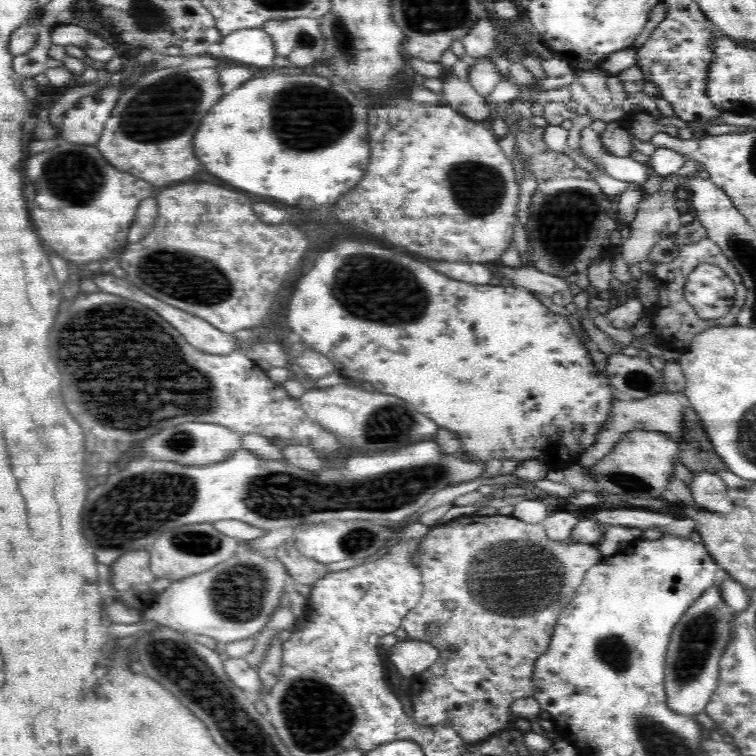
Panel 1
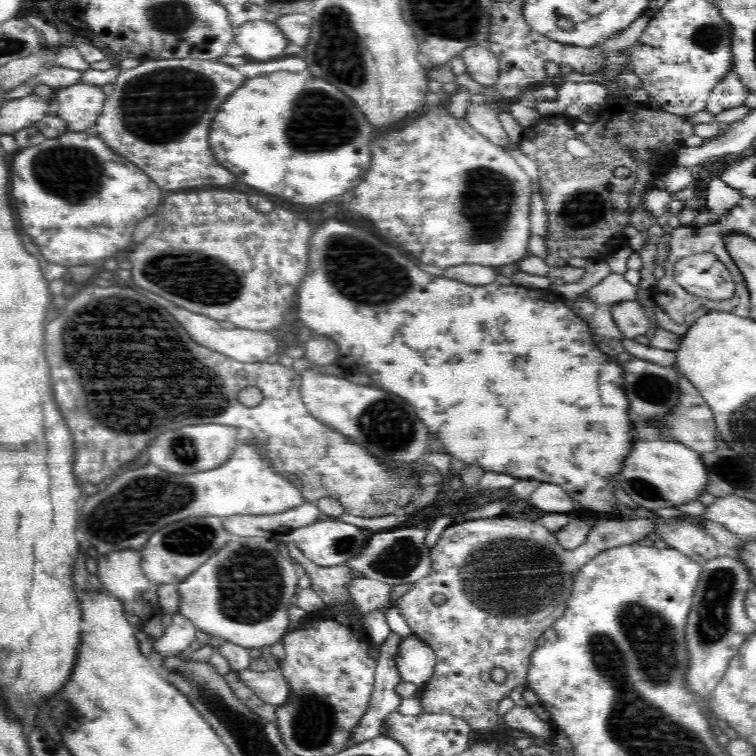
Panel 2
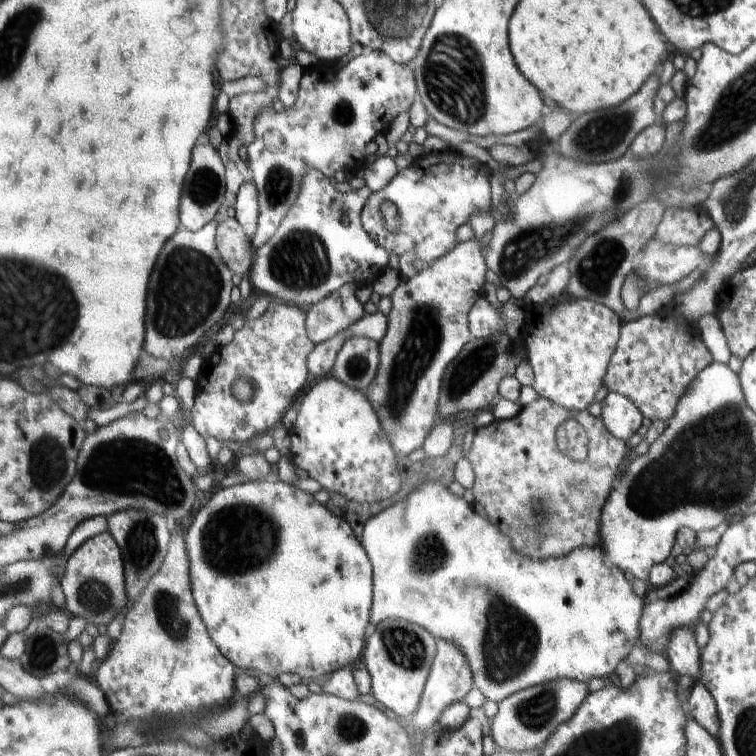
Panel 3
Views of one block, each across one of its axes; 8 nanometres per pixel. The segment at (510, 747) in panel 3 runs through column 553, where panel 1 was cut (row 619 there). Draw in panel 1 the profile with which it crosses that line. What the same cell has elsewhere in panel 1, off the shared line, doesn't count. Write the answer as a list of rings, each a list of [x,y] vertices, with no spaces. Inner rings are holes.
[[[720,585],[708,587],[674,626],[667,652],[664,684],[672,711],[704,717],[706,705],[719,682],[720,658],[732,641],[732,618],[736,611],[724,601]]]

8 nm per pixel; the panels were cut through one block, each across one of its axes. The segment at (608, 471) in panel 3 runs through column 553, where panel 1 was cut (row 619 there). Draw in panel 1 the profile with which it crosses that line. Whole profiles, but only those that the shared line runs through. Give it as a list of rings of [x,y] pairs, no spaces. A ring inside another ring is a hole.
[[[472,514],[469,516],[460,516],[446,523],[436,524],[429,527],[426,536],[423,536],[418,553],[421,554],[421,584],[423,592],[420,600],[416,603],[411,611],[402,619],[401,628],[407,632],[410,639],[416,639],[422,642],[429,642],[434,648],[438,649],[439,657],[436,662],[424,670],[423,673],[410,679],[408,696],[412,701],[412,708],[415,710],[413,714],[414,720],[420,725],[435,725],[436,723],[446,723],[454,726],[464,742],[473,744],[474,740],[484,740],[486,736],[491,736],[492,732],[502,731],[502,726],[512,724],[515,719],[511,714],[510,705],[518,698],[533,697],[536,688],[533,682],[533,664],[536,659],[547,649],[549,640],[552,638],[553,630],[559,620],[560,614],[572,602],[579,586],[584,580],[585,572],[591,567],[603,560],[603,552],[600,547],[592,543],[574,543],[550,540],[542,528],[542,524],[526,524],[518,518],[510,518],[510,516],[494,514],[492,516]],[[522,552],[522,554],[520,554]],[[452,600],[454,608],[446,608],[446,602]],[[428,624],[439,624],[439,631],[430,633],[426,631]],[[450,648],[455,648],[456,652],[449,652]]]

